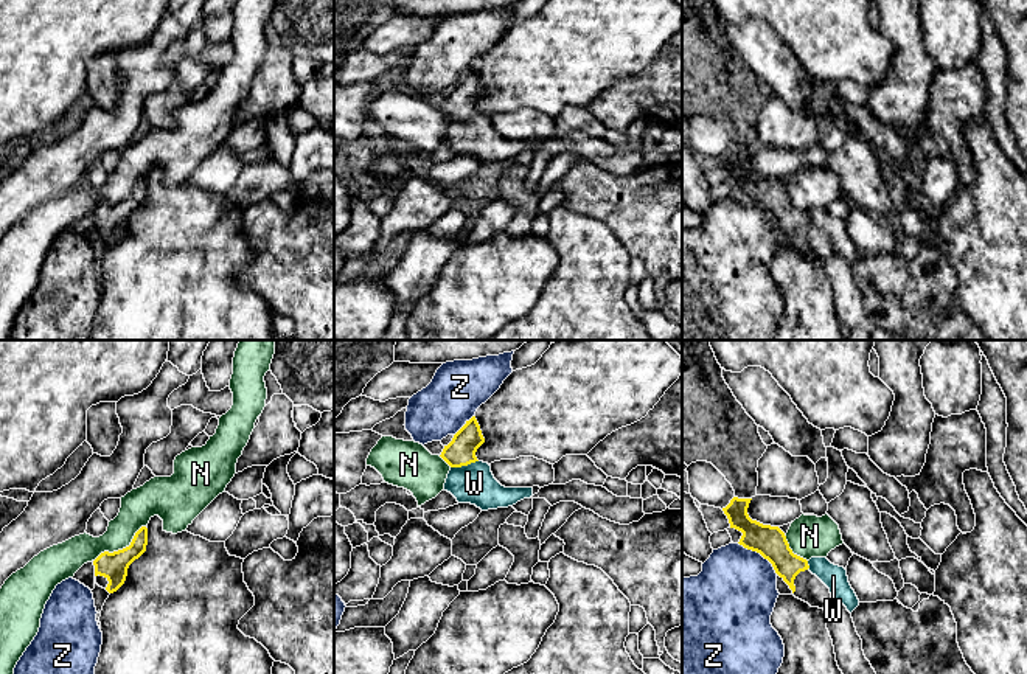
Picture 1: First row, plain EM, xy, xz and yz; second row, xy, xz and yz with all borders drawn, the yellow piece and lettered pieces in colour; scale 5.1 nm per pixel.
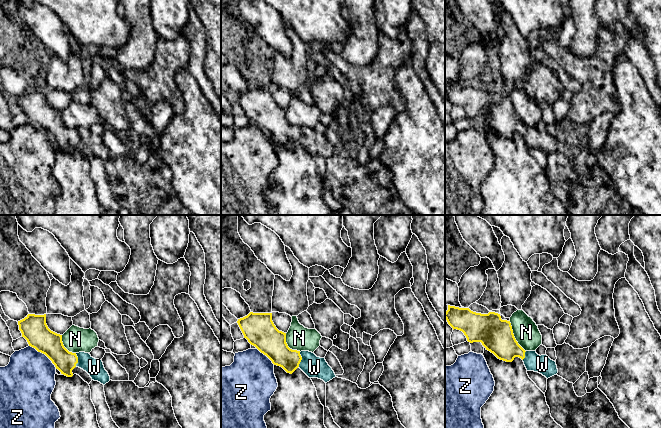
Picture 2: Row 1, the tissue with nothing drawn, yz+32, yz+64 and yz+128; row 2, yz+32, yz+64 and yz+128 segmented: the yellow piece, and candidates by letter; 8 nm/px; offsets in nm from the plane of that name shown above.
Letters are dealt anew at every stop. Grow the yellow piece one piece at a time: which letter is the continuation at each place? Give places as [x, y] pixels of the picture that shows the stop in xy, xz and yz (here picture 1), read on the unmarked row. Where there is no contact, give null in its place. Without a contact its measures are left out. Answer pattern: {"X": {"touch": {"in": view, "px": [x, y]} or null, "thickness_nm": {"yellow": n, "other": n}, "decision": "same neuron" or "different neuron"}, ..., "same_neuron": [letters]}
{"N": {"touch": {"in": "xy", "px": [123, 201]}, "thickness_nm": {"yellow": 140, "other": 180}, "decision": "different neuron"}, "W": {"touch": {"in": "xz", "px": [463, 117]}, "thickness_nm": {"yellow": 150, "other": 200}, "decision": "same neuron"}, "Z": {"touch": {"in": "yz", "px": [760, 205]}, "thickness_nm": {"yellow": 160, "other": 420}, "decision": "different neuron"}, "same_neuron": ["W"]}

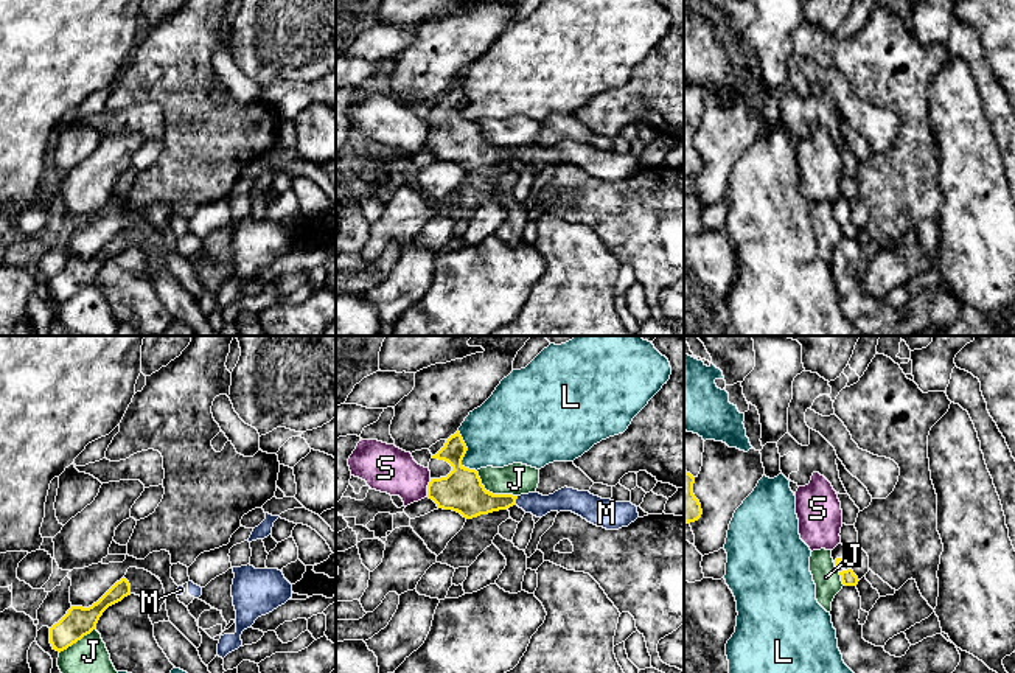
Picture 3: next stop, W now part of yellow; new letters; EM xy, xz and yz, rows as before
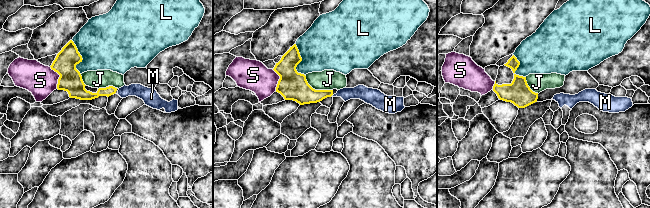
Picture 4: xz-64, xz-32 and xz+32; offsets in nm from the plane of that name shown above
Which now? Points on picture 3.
{"J": {"touch": {"in": "xz", "px": [491, 145]}, "thickness_nm": {"yellow": 220, "other": 170}, "decision": "different neuron"}, "L": {"touch": {"in": "xz", "px": [465, 104]}, "thickness_nm": {"yellow": 220, "other": 360}, "decision": "different neuron"}, "M": {"touch": {"in": "xz", "px": [515, 153]}, "thickness_nm": {"yellow": 190, "other": 120}, "decision": "same neuron"}, "S": {"touch": {"in": "xz", "px": [428, 140]}, "thickness_nm": {"yellow": 220, "other": 240}, "decision": "different neuron"}, "same_neuron": ["M"]}

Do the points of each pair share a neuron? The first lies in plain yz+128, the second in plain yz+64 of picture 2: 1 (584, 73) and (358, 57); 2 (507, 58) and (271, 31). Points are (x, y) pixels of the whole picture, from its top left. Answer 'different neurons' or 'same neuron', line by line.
1: different neurons
2: different neurons

